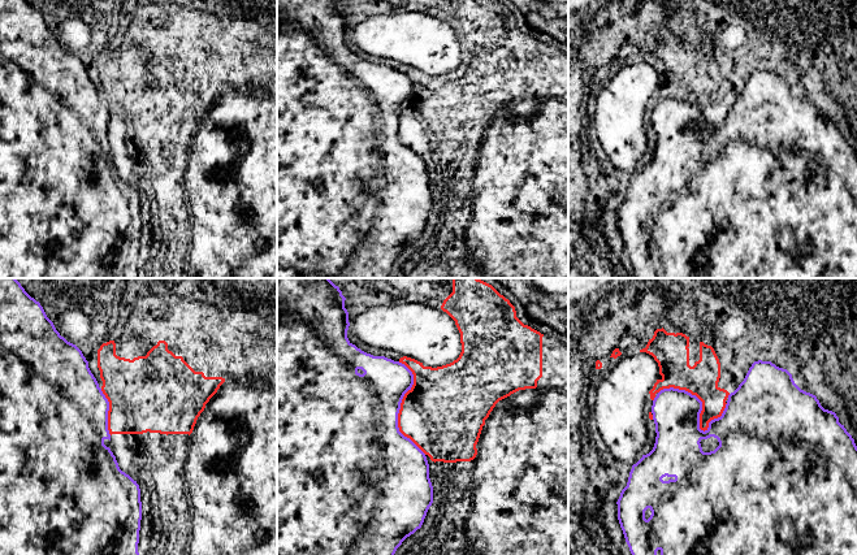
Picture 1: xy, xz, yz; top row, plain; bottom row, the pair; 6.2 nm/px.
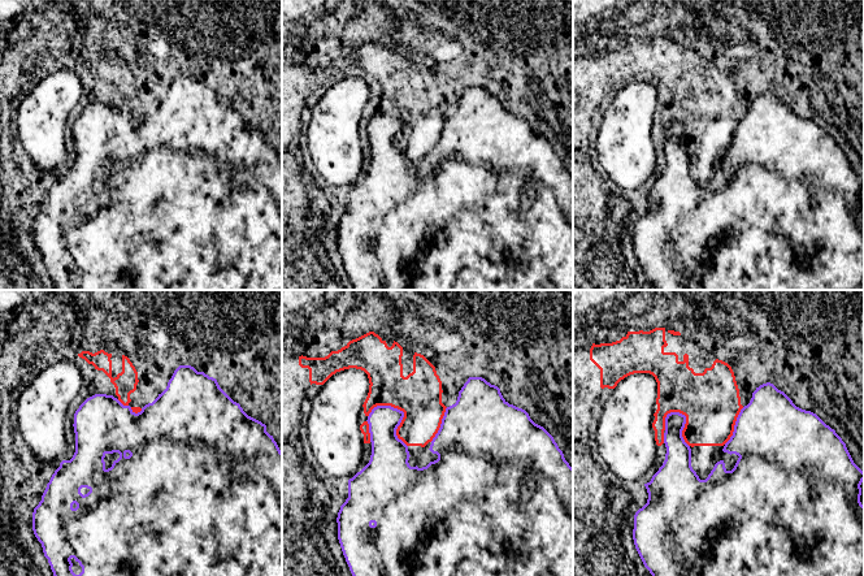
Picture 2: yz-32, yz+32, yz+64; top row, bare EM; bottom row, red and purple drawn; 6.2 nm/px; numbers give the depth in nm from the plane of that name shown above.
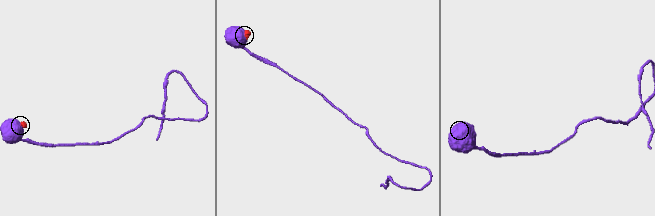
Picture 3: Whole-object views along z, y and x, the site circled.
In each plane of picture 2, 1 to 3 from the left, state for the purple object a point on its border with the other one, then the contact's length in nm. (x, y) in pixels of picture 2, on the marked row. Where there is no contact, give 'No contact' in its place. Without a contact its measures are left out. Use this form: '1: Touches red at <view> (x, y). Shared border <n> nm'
1: Touches red at yz-32 (122, 403). Shared border 80 nm
2: Touches red at yz+32 (404, 415). Shared border 320 nm
3: Touches red at yz+64 (686, 423). Shared border 260 nm

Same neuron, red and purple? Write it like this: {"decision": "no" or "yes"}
{"decision": "yes"}

